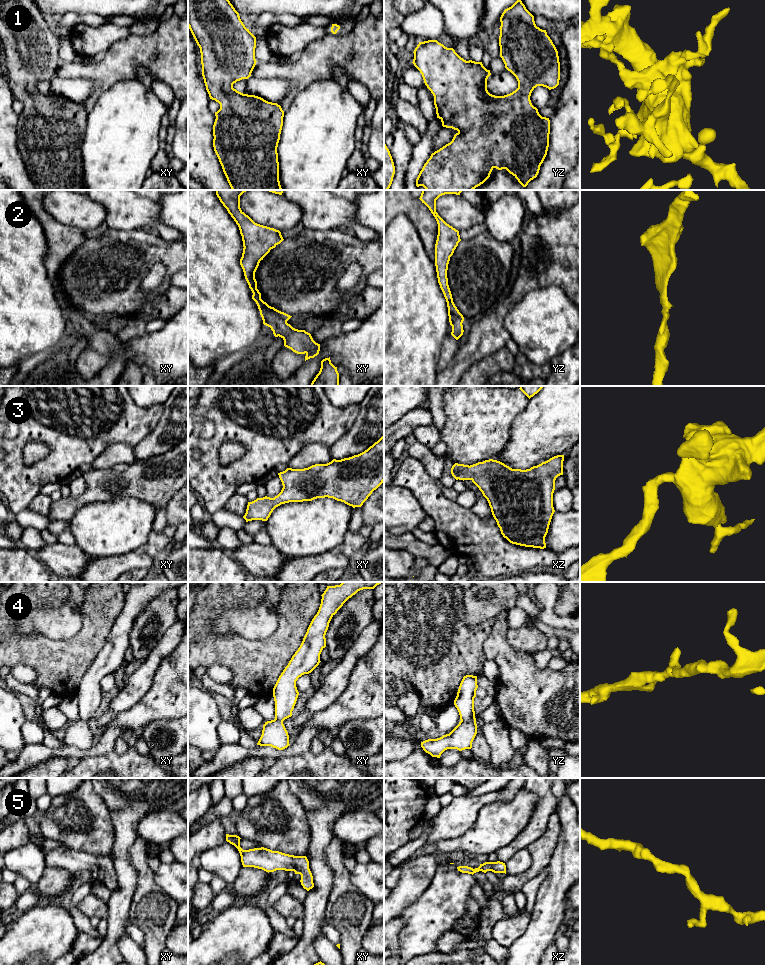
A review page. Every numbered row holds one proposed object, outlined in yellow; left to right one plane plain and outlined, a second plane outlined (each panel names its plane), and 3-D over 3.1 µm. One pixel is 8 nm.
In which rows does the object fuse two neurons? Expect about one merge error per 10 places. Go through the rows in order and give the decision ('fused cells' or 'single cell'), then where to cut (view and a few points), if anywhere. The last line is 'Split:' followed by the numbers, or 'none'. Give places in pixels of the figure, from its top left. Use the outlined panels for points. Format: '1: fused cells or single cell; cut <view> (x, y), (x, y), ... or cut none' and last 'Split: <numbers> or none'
1: single cell; cut none
2: single cell; cut none
3: single cell; cut none
4: single cell; cut none
5: single cell; cut none
Split: none

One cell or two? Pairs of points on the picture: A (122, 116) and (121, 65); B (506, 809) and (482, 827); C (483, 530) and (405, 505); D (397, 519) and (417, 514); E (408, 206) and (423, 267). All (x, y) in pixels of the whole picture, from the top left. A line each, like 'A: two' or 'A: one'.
A: two
B: one
C: two
D: one
E: two

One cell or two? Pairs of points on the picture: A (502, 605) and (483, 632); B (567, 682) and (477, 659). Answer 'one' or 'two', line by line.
A: two
B: two

